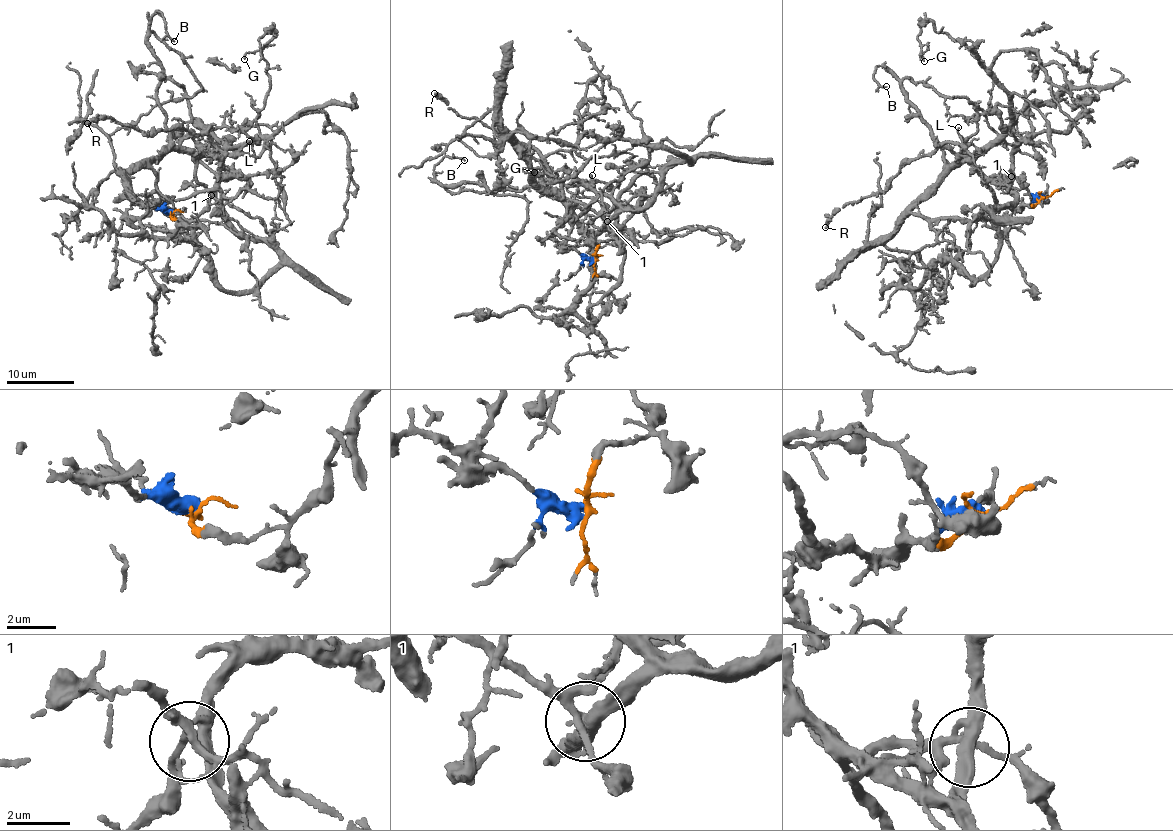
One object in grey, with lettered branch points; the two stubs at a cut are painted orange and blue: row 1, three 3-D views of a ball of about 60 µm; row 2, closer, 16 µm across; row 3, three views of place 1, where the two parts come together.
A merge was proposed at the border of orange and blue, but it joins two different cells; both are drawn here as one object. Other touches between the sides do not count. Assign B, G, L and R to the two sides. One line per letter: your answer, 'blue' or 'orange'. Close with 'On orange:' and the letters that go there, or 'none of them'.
B: orange
G: orange
L: blue
R: blue
On orange: B, G

